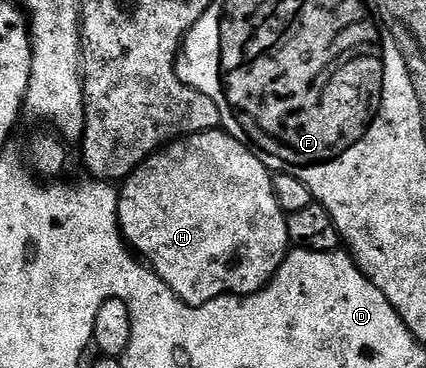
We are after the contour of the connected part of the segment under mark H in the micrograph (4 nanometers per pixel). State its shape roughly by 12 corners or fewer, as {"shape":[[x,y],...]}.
{"shape":[[188,133],[119,189],[123,240],[186,305],[291,245],[271,170]]}

